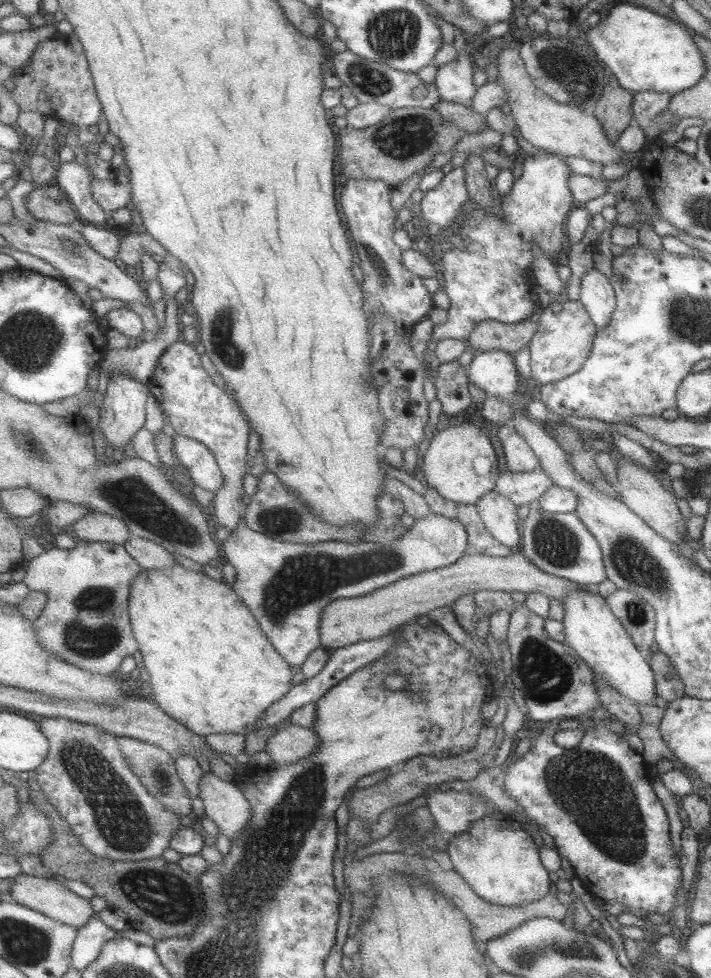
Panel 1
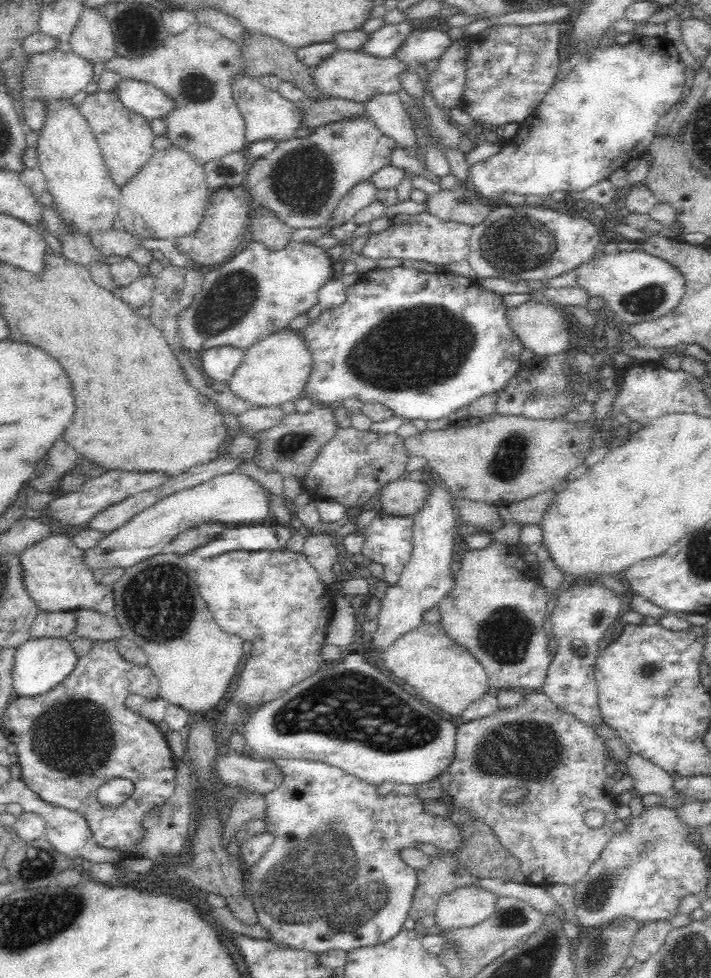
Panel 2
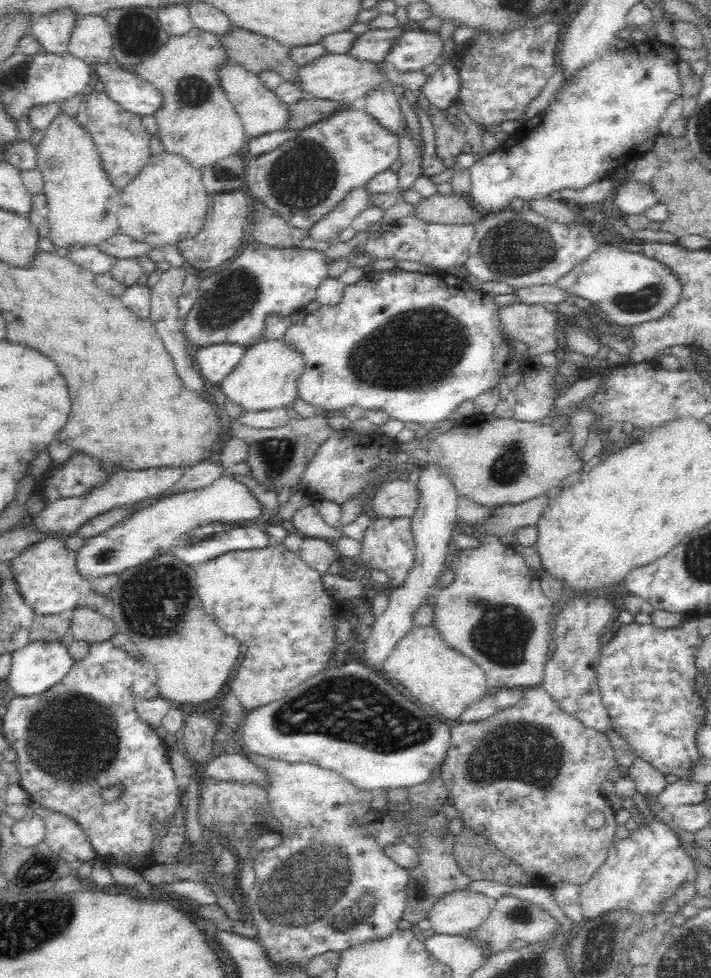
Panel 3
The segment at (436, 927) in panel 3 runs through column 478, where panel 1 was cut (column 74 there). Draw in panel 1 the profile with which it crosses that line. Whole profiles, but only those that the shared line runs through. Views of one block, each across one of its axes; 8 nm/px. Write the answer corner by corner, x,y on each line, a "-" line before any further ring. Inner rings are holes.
21,873
14,878
14,883
10,886
8,892
12,895
12,900
17,901
23,906
37,909
37,912
42,912
59,922
65,922
71,926
78,926
83,928
93,917
97,916
97,913
93,911
91,906
91,900
82,898
66,888
62,882
48,876
31,876
25,873

